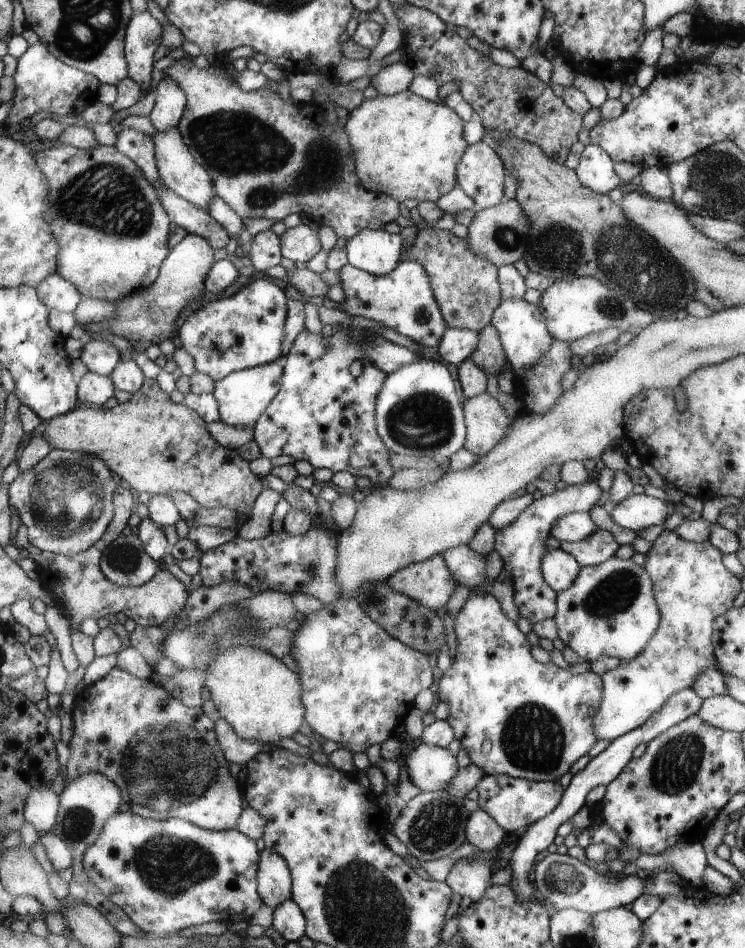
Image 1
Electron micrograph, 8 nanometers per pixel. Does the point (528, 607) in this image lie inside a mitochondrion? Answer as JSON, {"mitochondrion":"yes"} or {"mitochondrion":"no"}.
{"mitochondrion":"no"}

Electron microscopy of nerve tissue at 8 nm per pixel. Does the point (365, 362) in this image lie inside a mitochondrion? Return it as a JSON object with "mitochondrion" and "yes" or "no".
{"mitochondrion":"no"}

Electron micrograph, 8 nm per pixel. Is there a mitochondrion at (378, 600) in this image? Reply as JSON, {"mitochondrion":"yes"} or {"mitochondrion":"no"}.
{"mitochondrion":"yes"}

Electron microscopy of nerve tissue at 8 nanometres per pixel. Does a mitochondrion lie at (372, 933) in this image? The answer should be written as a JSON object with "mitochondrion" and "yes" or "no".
{"mitochondrion":"yes"}

